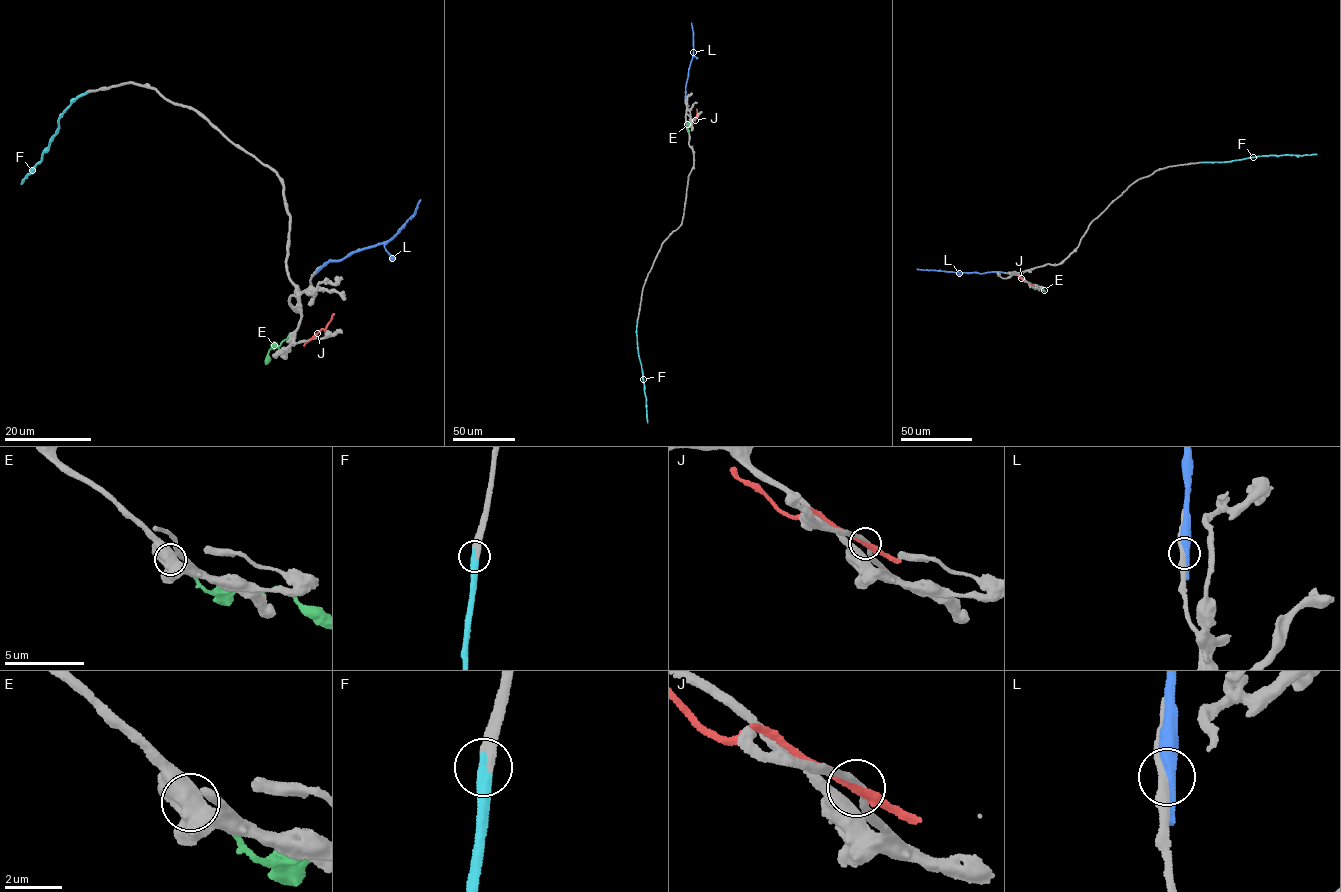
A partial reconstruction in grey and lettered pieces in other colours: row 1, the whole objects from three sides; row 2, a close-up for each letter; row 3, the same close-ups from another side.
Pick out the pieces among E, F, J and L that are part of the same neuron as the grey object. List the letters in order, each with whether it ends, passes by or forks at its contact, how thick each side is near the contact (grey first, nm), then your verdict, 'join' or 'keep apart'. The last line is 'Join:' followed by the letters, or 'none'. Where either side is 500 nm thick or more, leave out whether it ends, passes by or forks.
E: calibres 500 and 240 nm; keep apart
F: it ends; calibres 400 and 400 nm; join
J: it passes by; calibres 240 and 260 nm; keep apart
L: it passes by; calibres 260 and 360 nm; keep apart
Join: F

